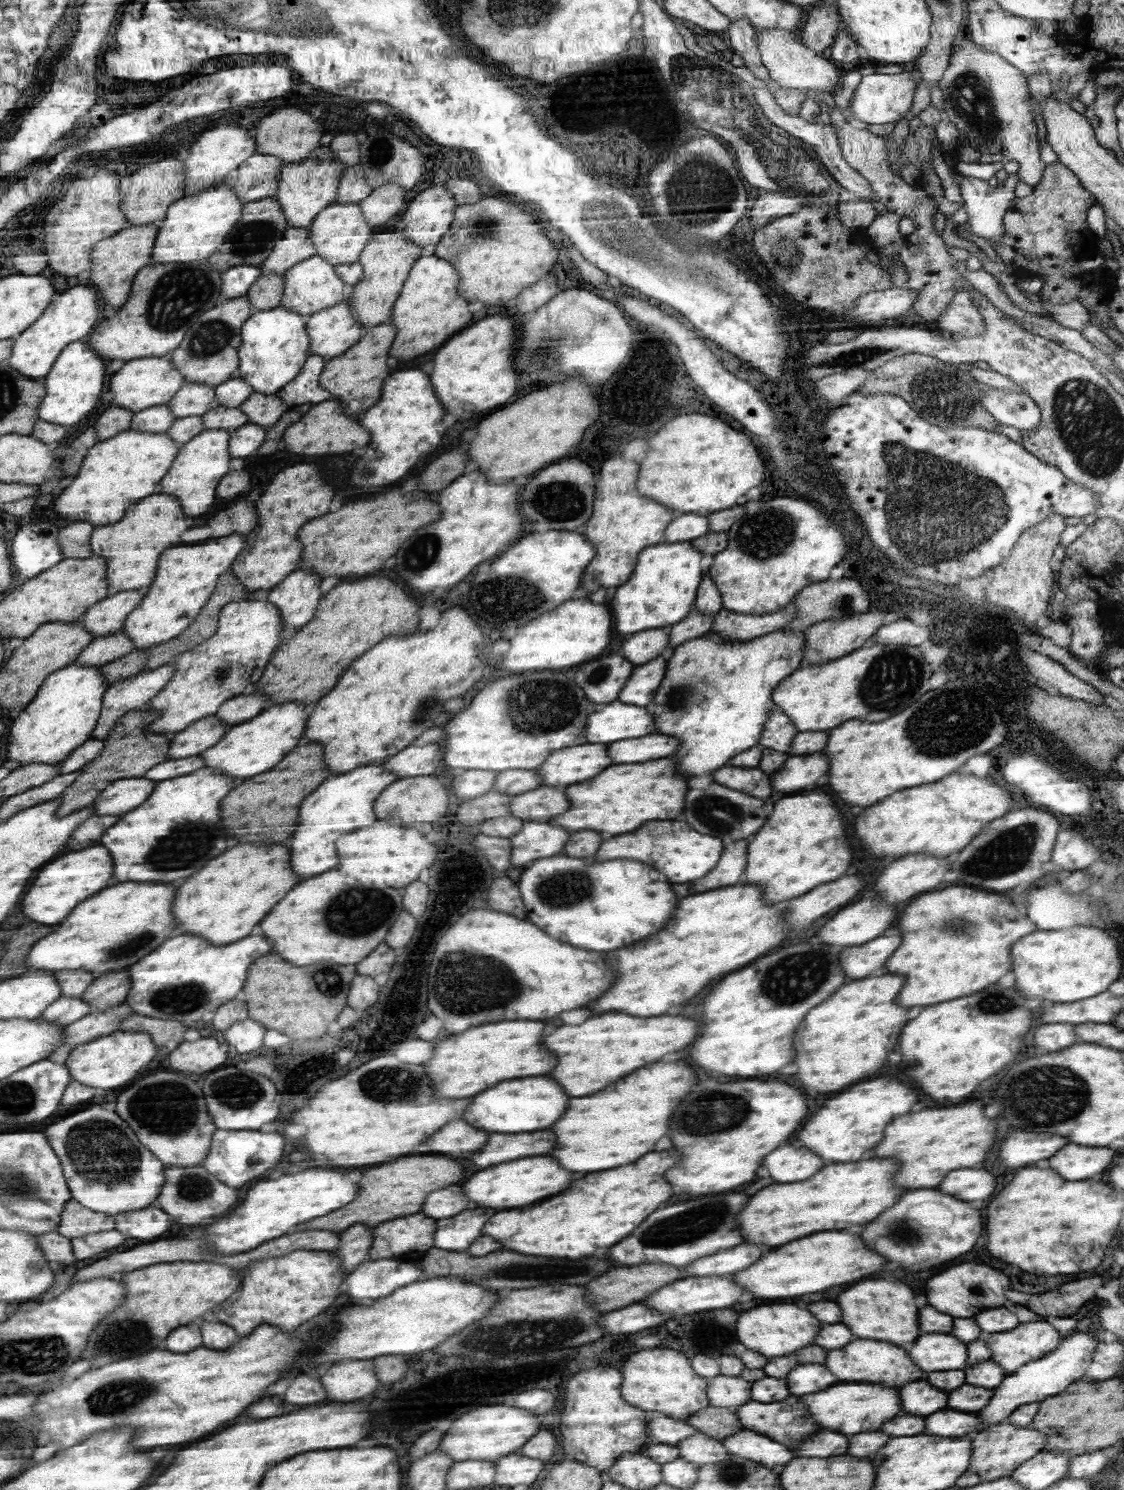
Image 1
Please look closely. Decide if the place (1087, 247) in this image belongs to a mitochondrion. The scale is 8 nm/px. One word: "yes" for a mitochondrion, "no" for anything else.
no

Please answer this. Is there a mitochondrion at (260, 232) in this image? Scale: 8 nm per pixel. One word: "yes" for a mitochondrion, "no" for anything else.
yes

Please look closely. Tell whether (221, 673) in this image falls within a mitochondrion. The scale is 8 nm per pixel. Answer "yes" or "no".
yes

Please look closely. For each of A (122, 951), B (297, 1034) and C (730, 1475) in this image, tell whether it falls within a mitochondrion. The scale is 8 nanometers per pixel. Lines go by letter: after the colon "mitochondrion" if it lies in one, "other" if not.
A: mitochondrion
B: other
C: mitochondrion

